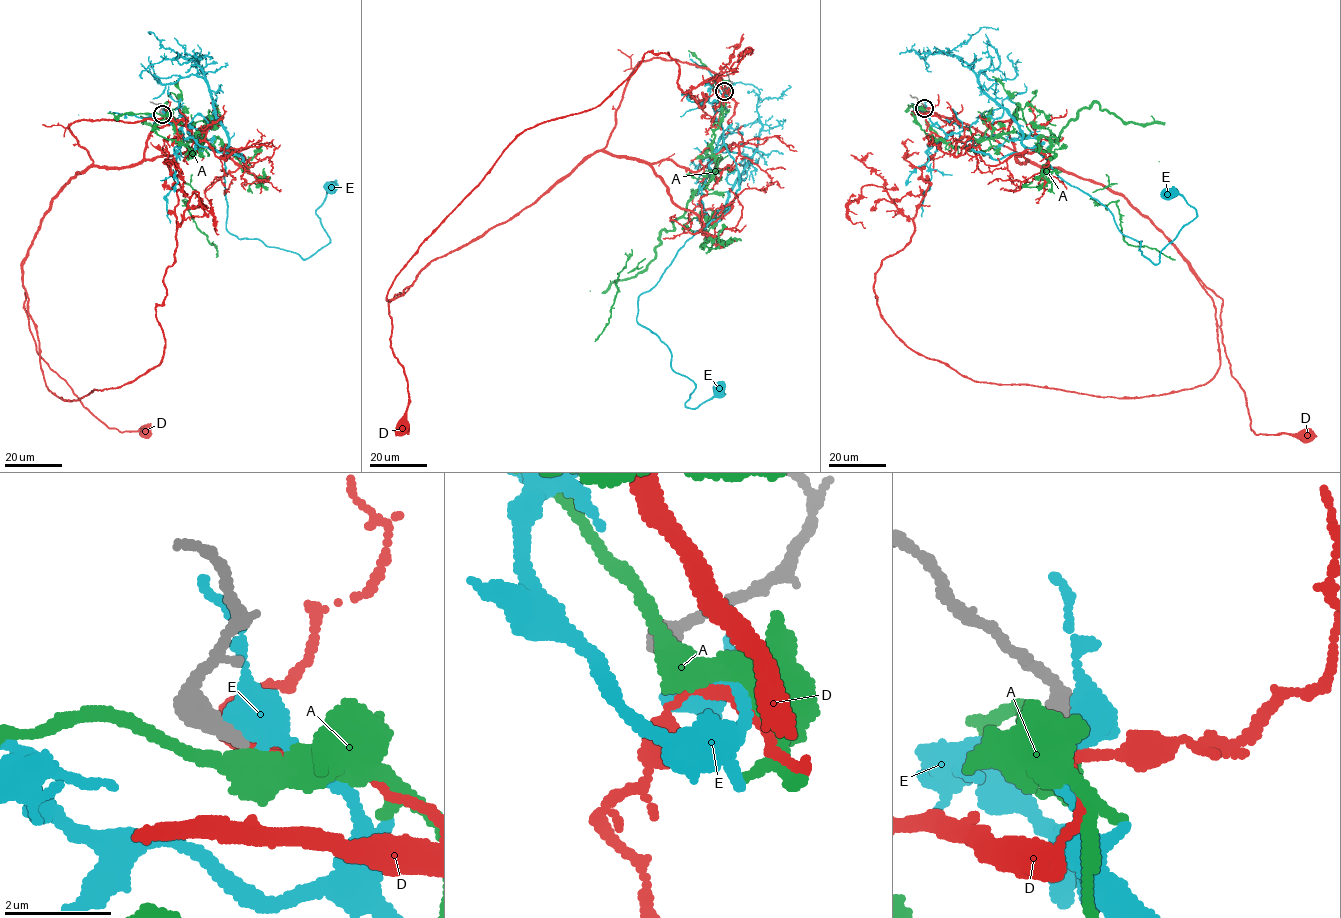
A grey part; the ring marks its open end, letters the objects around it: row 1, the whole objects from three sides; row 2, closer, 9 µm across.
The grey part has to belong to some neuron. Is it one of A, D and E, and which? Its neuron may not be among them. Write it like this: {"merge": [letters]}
{"merge": ["D"]}

